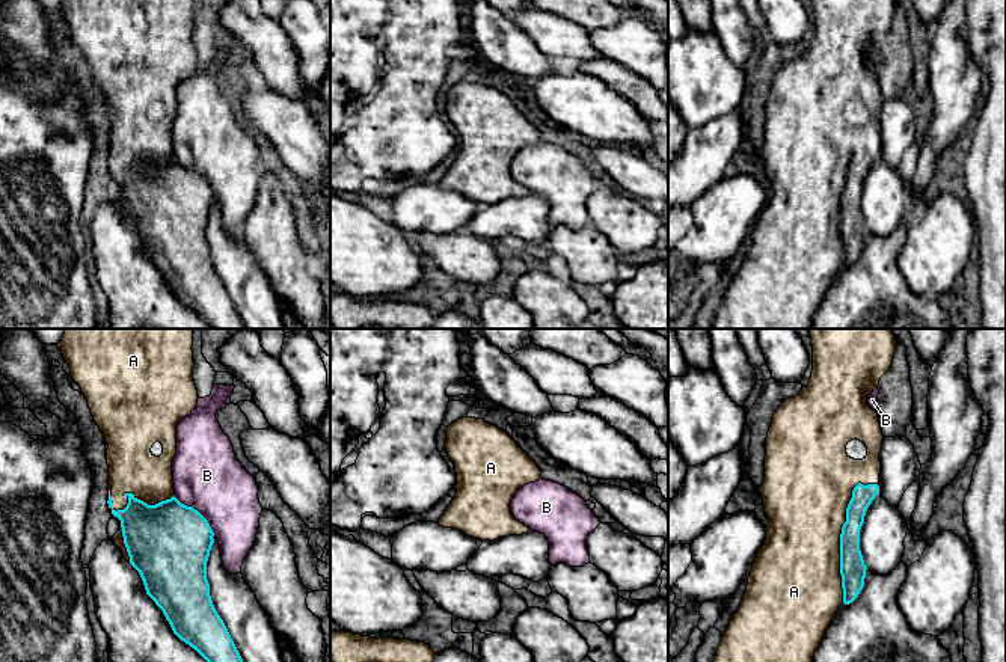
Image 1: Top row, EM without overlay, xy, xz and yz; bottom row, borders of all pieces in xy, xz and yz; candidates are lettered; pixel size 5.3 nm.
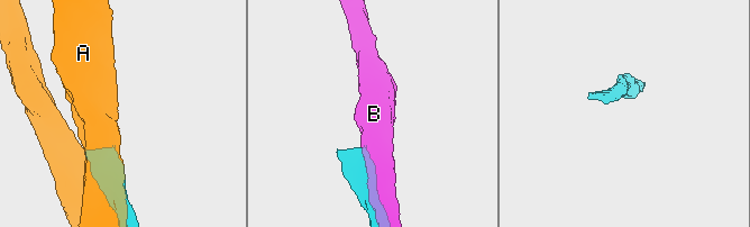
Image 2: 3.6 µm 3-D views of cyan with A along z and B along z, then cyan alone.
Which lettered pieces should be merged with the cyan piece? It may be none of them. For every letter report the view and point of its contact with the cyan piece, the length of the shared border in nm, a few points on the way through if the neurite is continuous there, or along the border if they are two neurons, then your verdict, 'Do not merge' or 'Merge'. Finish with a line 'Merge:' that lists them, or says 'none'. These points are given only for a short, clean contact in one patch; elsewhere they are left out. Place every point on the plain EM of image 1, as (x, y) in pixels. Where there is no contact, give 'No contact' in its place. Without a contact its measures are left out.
A: Touches cyan at xy (124, 171). Shared border 420 nm. Merge
B: Touches cyan at xy (198, 174). Shared border 300 nm. Do not merge
Merge: A

